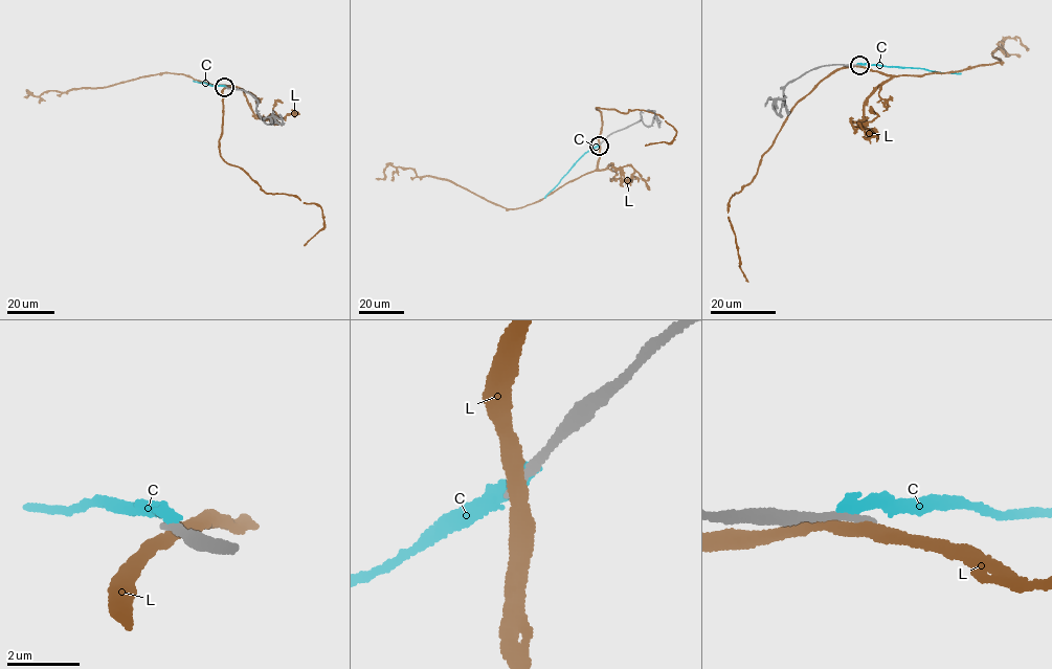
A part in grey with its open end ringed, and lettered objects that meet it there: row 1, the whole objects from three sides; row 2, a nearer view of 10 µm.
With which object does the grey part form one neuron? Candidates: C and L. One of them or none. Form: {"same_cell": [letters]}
{"same_cell": []}

